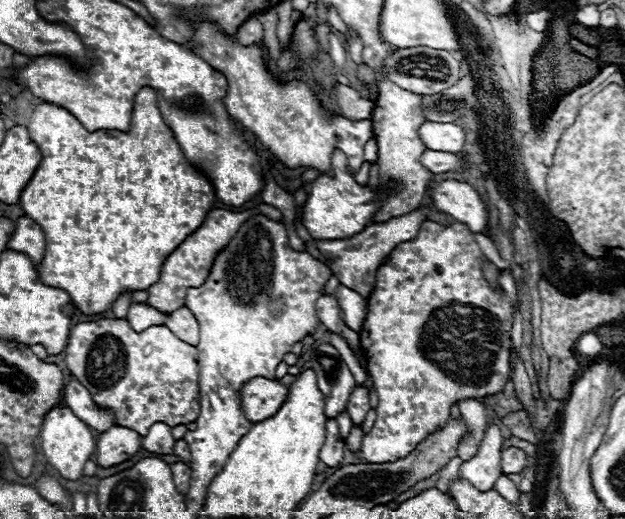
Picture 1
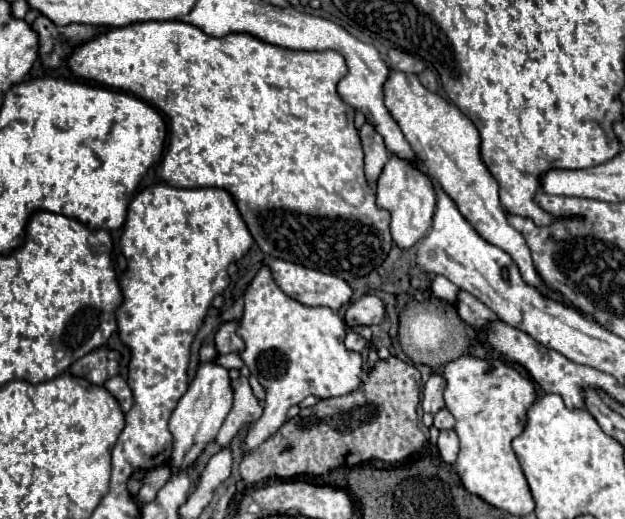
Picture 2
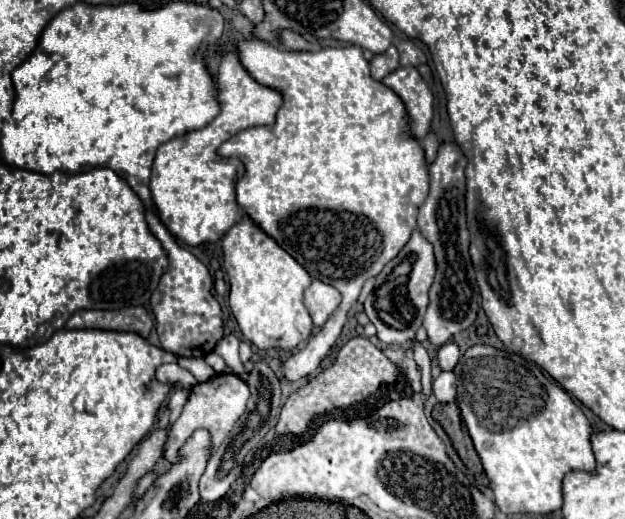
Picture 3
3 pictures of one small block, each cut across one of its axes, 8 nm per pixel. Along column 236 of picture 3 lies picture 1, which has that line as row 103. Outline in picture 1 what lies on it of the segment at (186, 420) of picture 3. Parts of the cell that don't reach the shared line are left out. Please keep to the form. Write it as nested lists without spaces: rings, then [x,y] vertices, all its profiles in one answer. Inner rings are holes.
[[[386,76],[378,84],[380,84],[380,96],[378,96],[374,112],[372,112],[372,126],[374,126],[374,138],[378,142],[380,186],[388,186],[392,180],[402,184],[402,190],[392,192],[382,202],[382,208],[372,216],[372,222],[388,222],[390,218],[410,214],[420,206],[426,186],[430,184],[434,174],[420,164],[422,150],[426,150],[426,146],[418,138],[418,126],[422,126],[422,122],[426,122],[422,108],[420,108],[422,96],[410,94],[410,92],[394,86],[392,82],[386,82]]]

